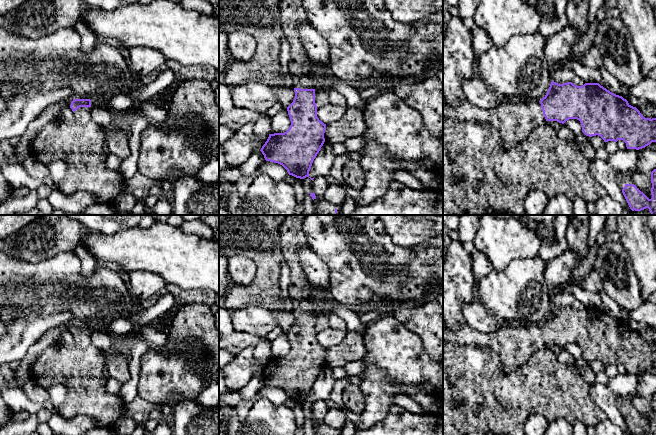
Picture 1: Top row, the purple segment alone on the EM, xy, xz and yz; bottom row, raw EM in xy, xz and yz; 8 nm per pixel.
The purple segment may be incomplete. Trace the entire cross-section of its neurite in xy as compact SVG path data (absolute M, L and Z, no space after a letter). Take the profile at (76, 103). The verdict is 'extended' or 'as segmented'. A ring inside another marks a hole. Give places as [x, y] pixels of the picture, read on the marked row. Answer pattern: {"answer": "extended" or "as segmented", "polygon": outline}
{"answer": "extended", "polygon": "M73 99L70 108L74 114L74 123L83 125L91 121L90 99Z"}

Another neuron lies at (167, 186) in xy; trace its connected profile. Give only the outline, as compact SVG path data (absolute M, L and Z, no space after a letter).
M164 180L161 183L161 189L163 190L165 196L169 196L173 190L173 182L170 180Z

